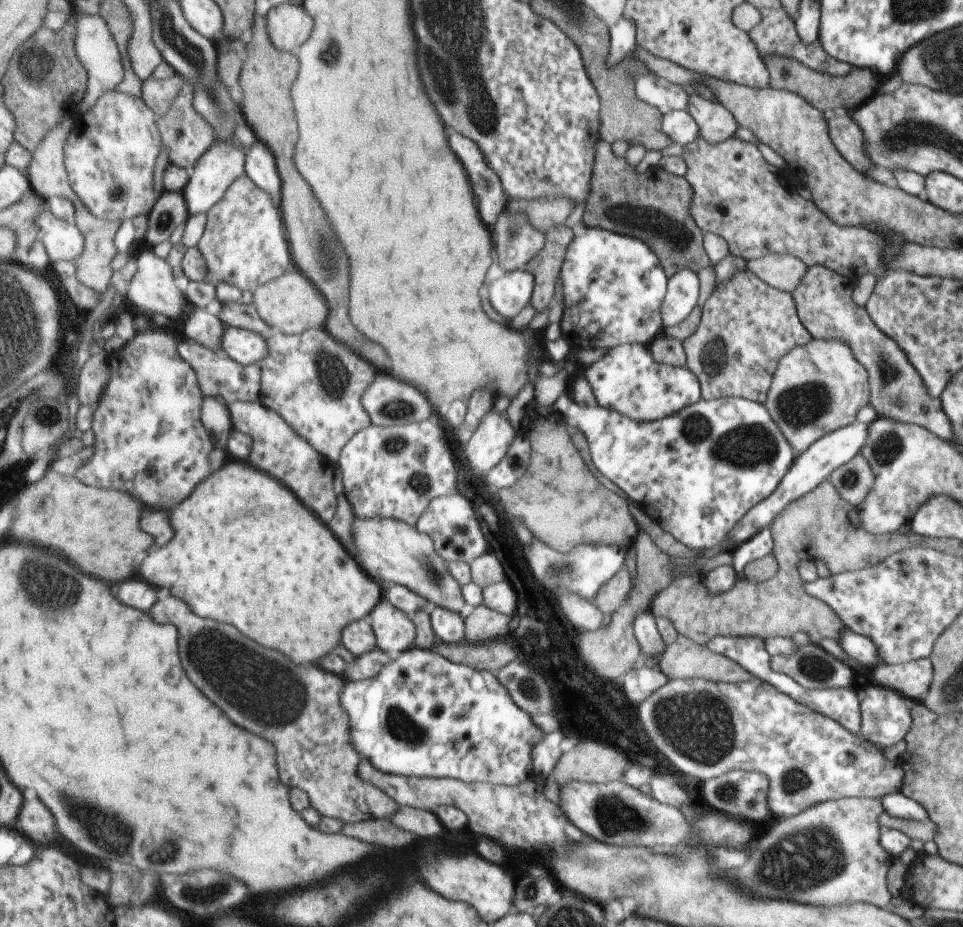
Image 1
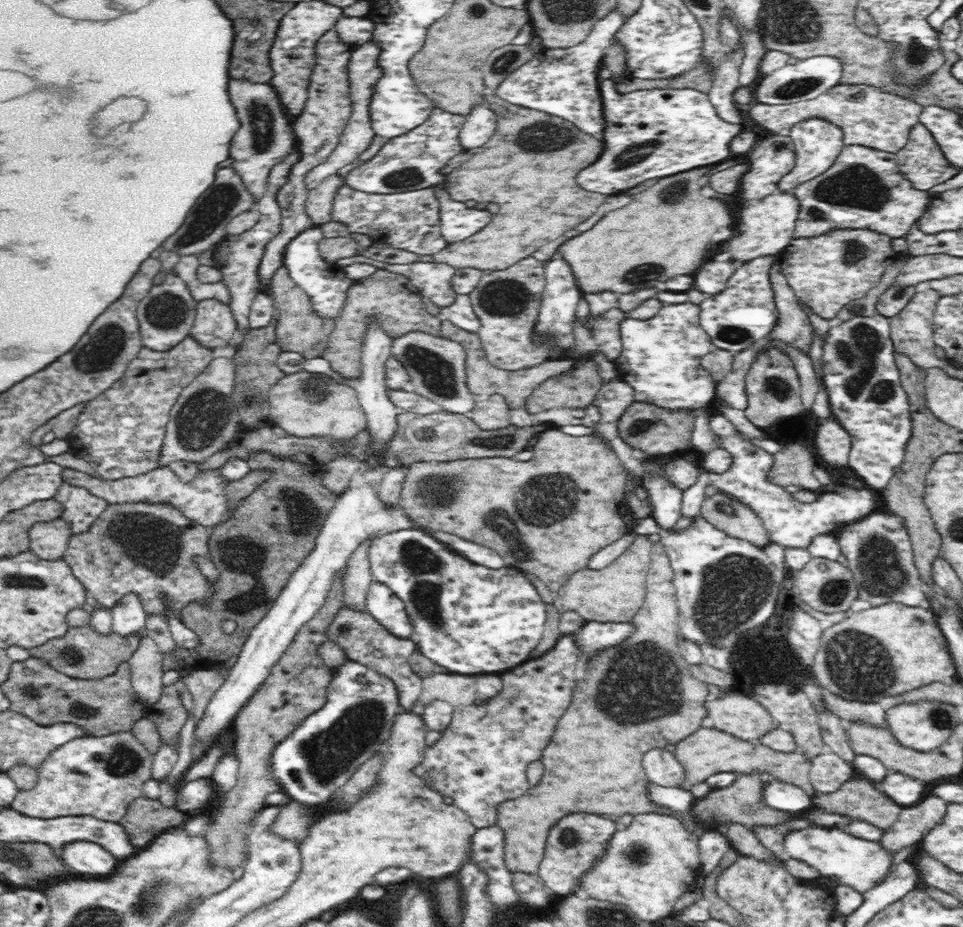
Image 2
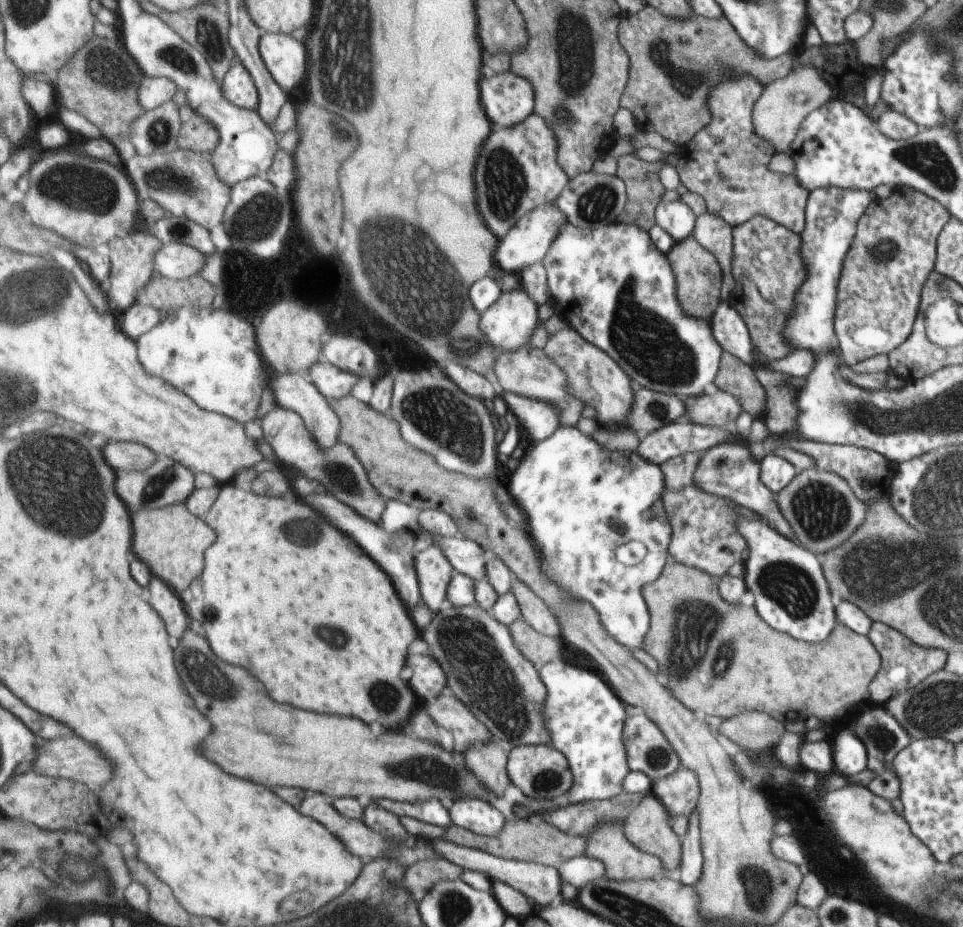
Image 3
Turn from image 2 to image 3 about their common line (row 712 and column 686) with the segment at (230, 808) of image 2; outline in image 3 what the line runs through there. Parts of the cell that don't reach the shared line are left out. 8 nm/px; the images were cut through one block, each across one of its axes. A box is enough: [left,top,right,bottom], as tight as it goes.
[667,235,723,318]

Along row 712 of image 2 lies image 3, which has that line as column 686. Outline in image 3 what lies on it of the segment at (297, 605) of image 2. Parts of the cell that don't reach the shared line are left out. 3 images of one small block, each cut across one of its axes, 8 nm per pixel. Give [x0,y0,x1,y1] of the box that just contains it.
[654,199,696,242]

